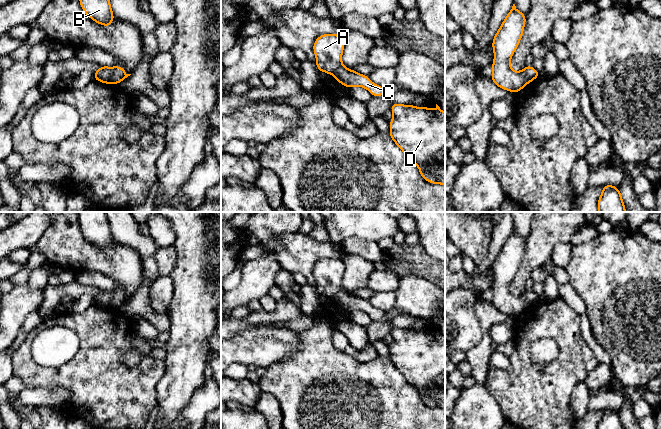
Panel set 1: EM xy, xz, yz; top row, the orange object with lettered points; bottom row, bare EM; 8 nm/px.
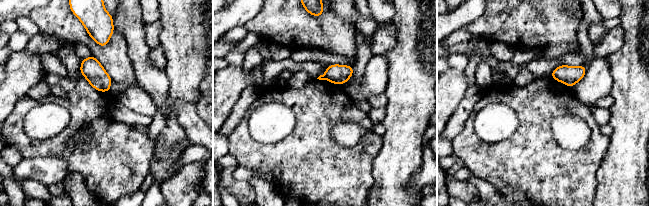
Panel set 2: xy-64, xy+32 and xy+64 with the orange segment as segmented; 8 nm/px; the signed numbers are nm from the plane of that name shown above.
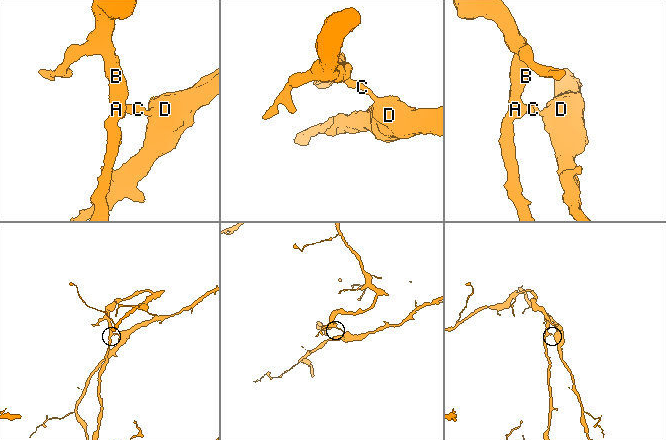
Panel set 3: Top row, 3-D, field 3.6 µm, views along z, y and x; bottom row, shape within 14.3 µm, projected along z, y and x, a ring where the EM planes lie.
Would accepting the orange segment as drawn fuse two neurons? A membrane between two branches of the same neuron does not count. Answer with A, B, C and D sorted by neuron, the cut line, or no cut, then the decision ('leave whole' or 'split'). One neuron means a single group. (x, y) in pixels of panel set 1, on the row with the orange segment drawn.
A B / C D; cut in xy along (112, 68), (112, 74), (117, 82); split

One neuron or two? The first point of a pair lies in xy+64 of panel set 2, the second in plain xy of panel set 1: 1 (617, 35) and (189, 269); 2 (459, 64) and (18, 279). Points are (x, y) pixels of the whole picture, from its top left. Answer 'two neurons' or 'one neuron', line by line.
1: two neurons
2: one neuron

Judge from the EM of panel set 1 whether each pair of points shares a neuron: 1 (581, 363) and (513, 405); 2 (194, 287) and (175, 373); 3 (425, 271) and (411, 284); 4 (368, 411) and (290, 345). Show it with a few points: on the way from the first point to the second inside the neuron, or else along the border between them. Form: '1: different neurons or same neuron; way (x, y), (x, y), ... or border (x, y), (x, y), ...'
1: same neuron; way (564, 373), (538, 397), (530, 397)
2: same neuron; way (193, 308), (190, 346), (186, 352)
3: different neurons; border (400, 276), (421, 276), (434, 284)
4: different neurons; border (297, 332), (297, 349), (289, 358), (275, 363)

